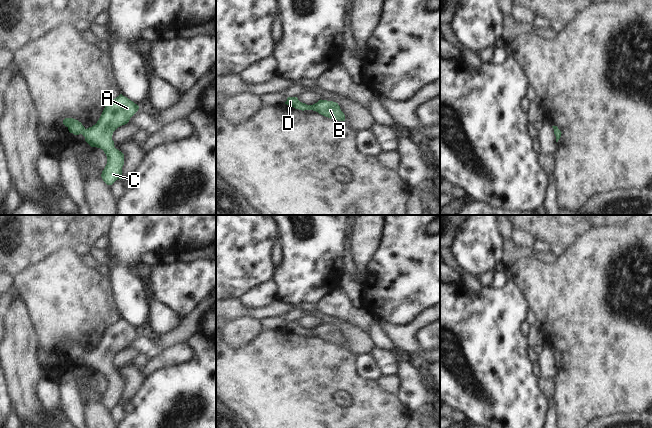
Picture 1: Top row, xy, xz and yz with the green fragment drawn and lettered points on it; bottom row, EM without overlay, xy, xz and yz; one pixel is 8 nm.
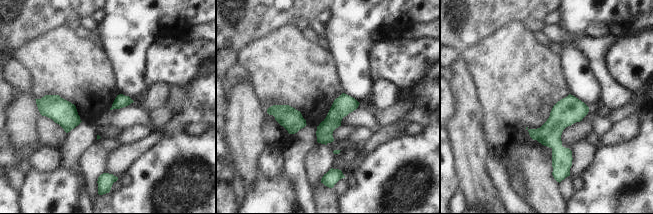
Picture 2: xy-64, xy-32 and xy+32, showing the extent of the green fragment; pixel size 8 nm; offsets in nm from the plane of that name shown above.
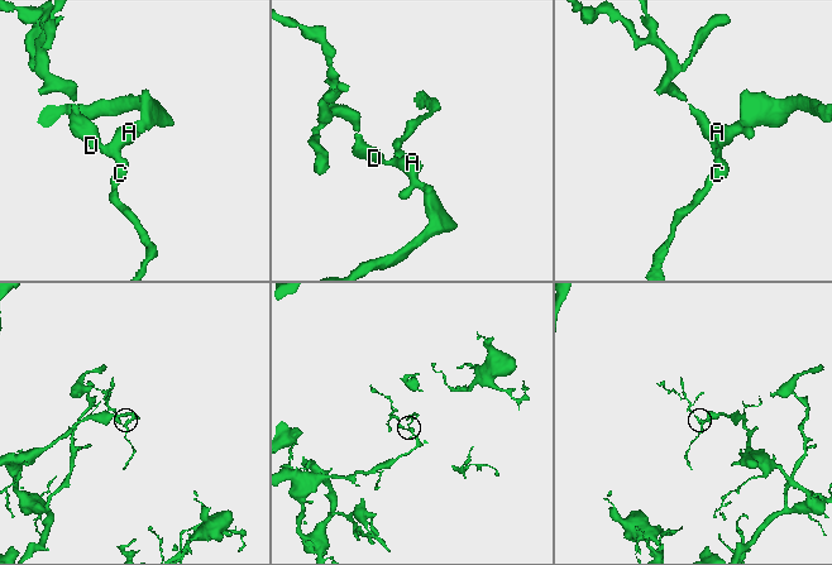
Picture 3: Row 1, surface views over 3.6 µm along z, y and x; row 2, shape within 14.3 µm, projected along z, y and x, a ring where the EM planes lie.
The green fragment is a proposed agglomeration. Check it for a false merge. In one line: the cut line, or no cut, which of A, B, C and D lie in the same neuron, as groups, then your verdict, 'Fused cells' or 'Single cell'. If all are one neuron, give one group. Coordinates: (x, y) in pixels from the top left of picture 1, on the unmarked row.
No split. Groups: A B C D. Single cell.

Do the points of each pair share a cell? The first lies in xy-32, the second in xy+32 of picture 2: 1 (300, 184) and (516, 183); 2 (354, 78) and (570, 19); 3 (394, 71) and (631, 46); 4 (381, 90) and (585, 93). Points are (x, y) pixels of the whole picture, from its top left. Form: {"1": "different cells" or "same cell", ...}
{"1": "same cell", "2": "same cell", "3": "same cell", "4": "different cells"}

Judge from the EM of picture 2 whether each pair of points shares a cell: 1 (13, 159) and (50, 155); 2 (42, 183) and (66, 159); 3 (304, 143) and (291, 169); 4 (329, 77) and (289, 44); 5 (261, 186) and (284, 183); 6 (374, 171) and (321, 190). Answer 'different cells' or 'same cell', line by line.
1: same cell
2: different cells
3: same cell
4: same cell
5: same cell
6: different cells

